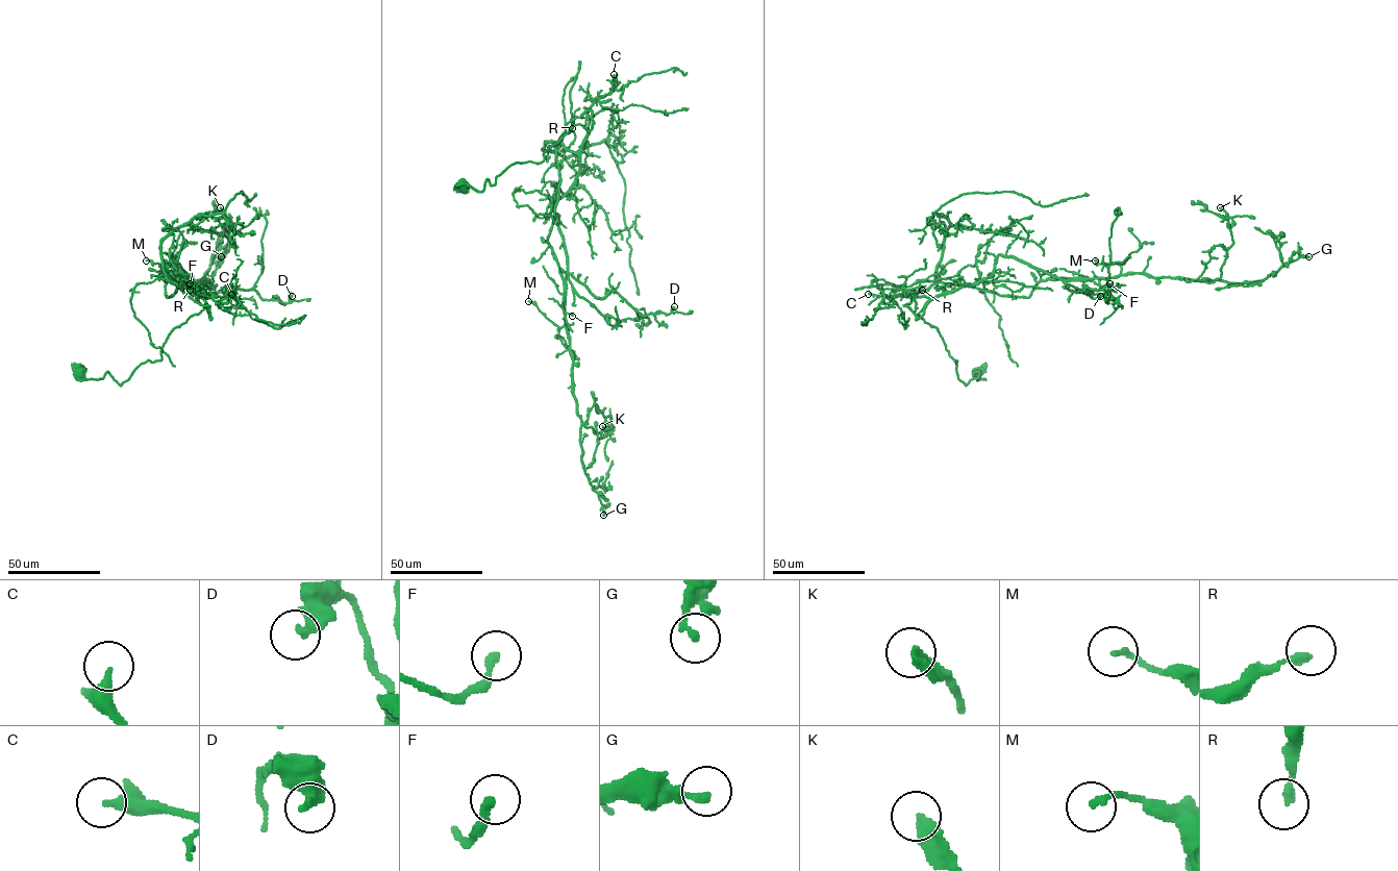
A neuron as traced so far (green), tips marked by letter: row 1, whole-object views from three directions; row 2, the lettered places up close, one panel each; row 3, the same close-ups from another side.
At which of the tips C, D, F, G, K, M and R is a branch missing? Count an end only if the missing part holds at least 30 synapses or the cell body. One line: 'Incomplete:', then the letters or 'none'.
Incomplete: none

